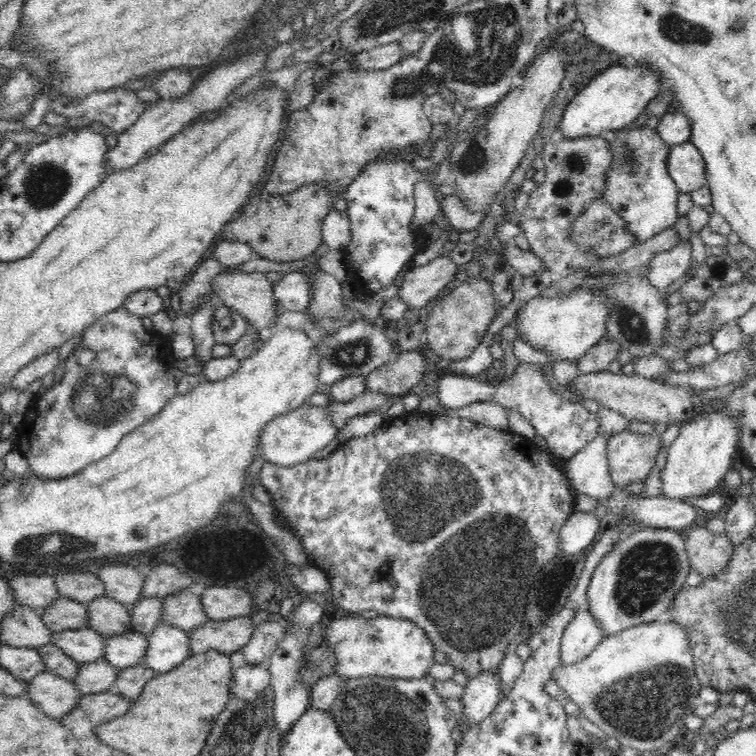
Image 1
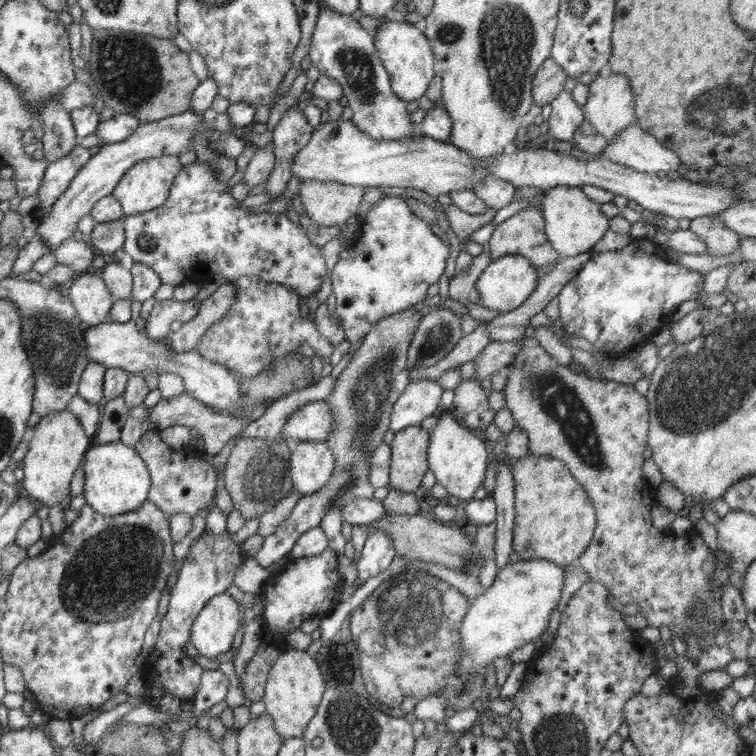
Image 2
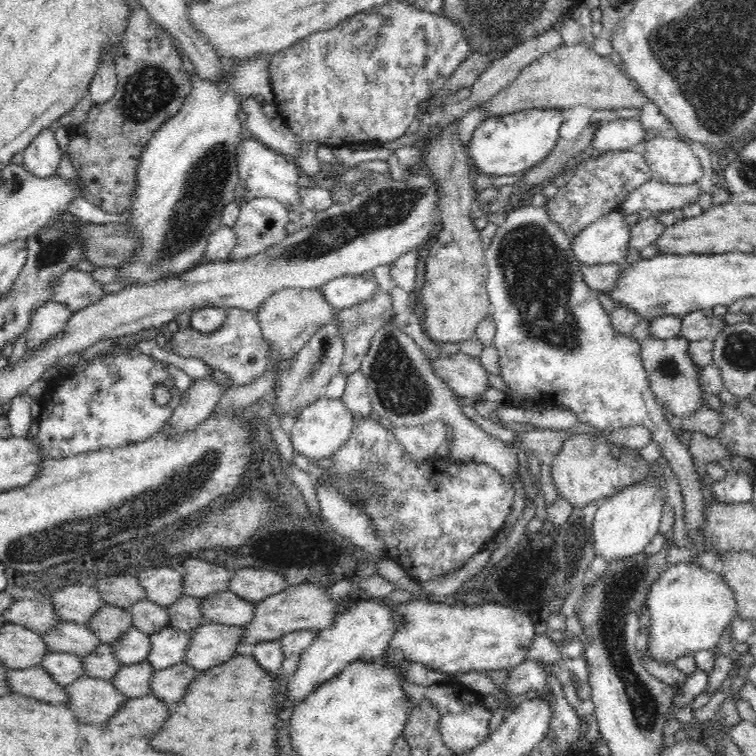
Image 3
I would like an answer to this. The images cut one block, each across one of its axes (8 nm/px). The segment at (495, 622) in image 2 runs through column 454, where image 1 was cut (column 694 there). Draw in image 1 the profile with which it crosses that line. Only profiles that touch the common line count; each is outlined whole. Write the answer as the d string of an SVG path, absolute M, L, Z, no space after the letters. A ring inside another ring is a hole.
M668 617L604 638L590 656L576 664L561 665L552 672L552 678L579 706L580 712L607 734L607 738L616 738L623 746L640 753L644 750L660 753L679 740L685 729L685 718L695 713L701 704L699 692L703 687L694 670L688 634L682 624Z

